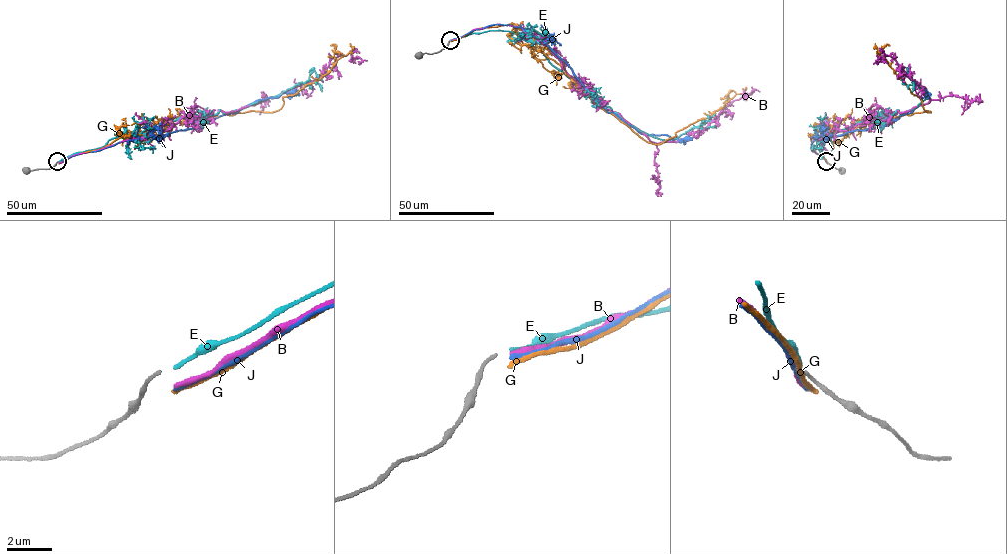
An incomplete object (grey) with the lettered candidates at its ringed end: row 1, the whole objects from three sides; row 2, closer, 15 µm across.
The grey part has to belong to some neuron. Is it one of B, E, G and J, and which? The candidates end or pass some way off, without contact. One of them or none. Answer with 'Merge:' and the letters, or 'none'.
Merge: E

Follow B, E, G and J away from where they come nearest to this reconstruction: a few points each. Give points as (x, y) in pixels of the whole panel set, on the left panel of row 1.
B: (59, 163), (166, 131), (183, 117), (255, 105), (315, 80), (333, 58), (349, 53), (367, 60)
E: (59, 161), (179, 117), (197, 121), (220, 110), (247, 107), (304, 83), (313, 70), (318, 76), (315, 84)
G: (59, 163), (121, 136), (169, 131), (185, 119), (273, 112), (283, 97), (325, 75), (350, 43)
J: (59, 163), (121, 141), (201, 127), (209, 120), (234, 113), (258, 100), (277, 98), (283, 91), (300, 95)

